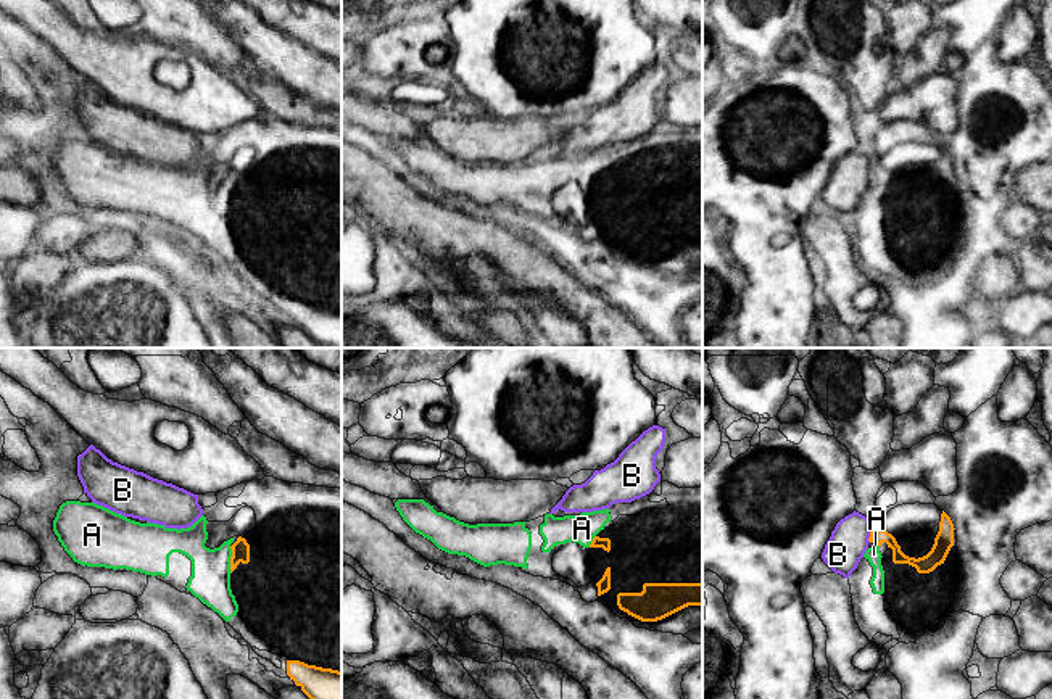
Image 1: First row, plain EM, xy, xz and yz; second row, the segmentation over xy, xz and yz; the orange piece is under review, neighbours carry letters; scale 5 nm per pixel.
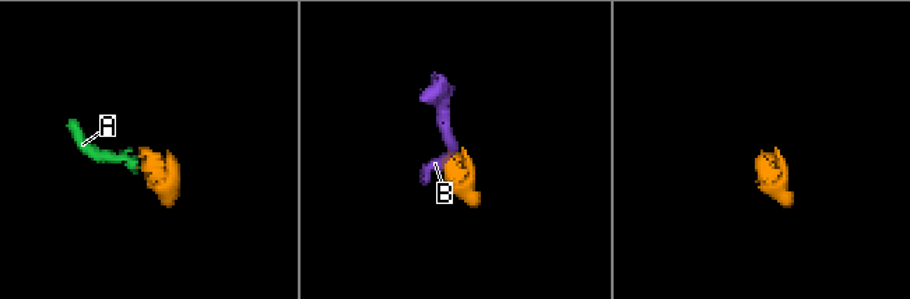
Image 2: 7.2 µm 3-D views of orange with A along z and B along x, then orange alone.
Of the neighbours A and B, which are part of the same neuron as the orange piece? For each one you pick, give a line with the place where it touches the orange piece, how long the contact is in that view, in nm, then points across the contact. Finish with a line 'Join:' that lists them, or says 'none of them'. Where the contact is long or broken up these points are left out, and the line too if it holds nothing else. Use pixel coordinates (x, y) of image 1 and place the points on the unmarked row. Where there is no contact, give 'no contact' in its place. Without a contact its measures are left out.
A: xy (231, 198) | 140 nm | across xy (240, 189), (231, 198), (210, 221)
Join: A

